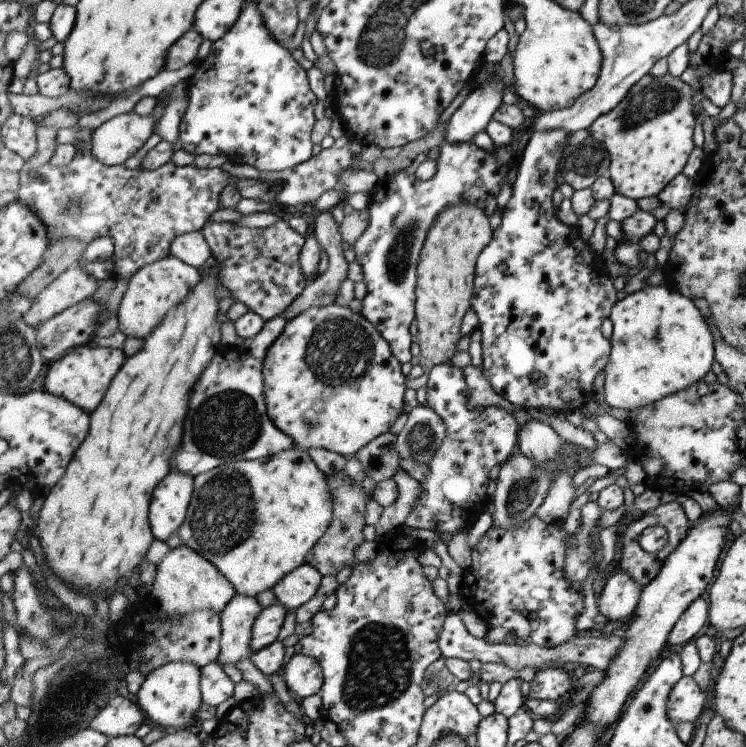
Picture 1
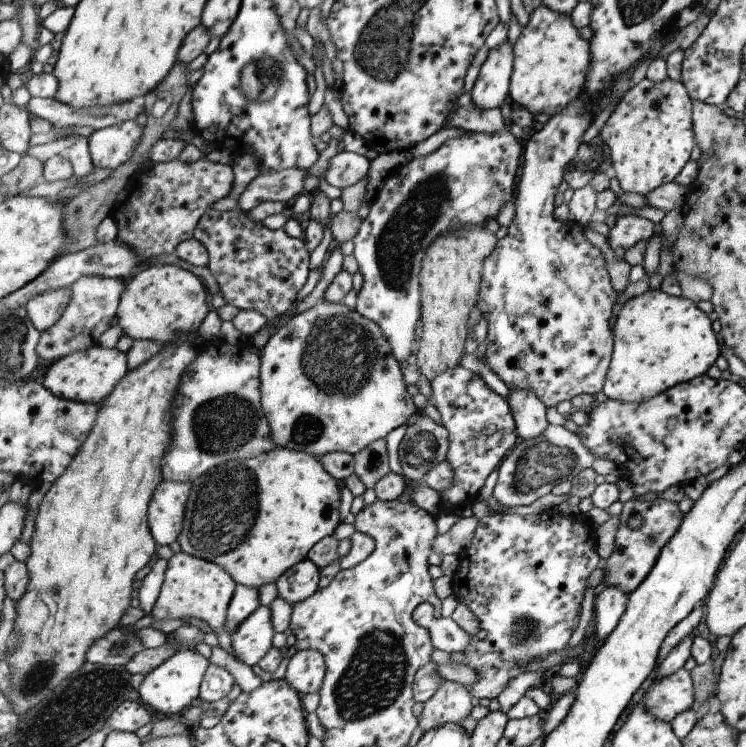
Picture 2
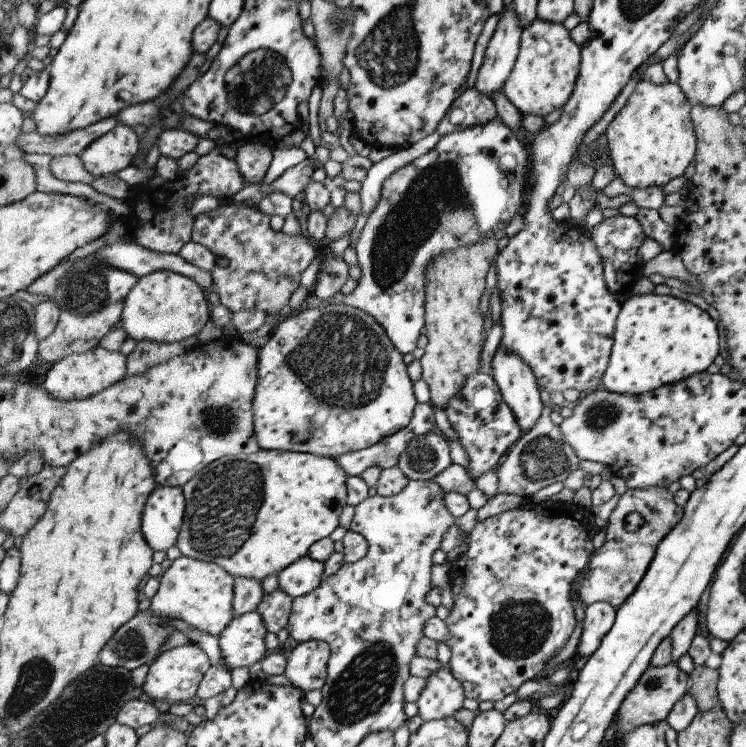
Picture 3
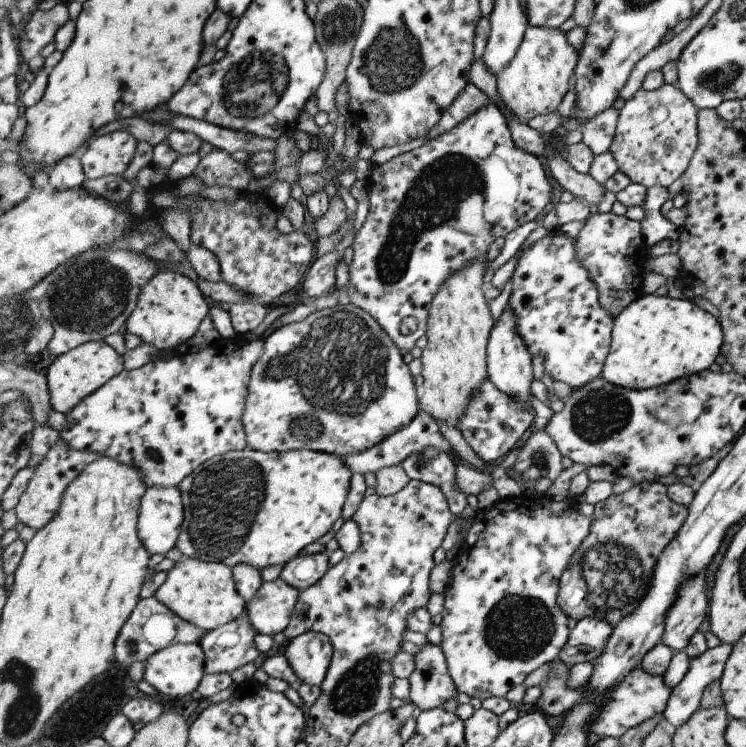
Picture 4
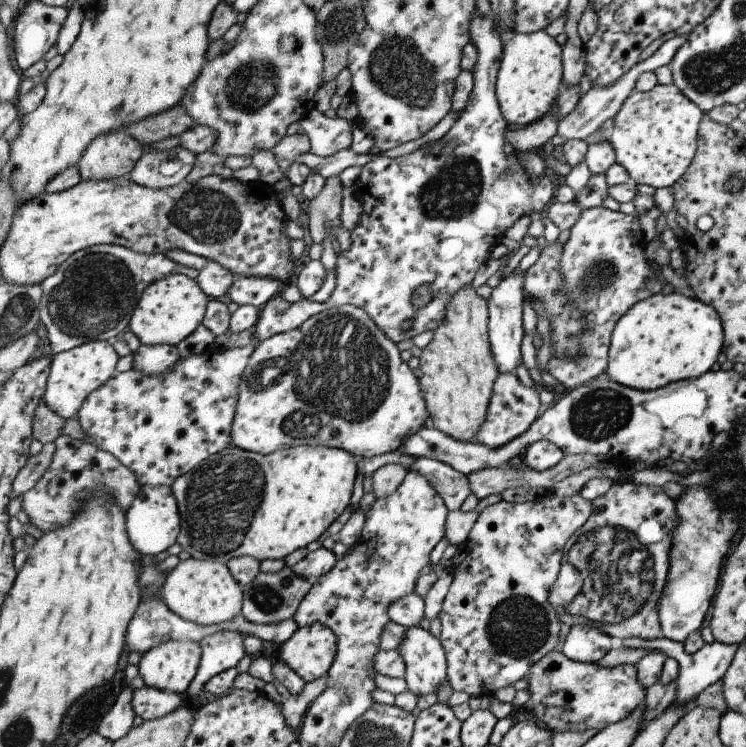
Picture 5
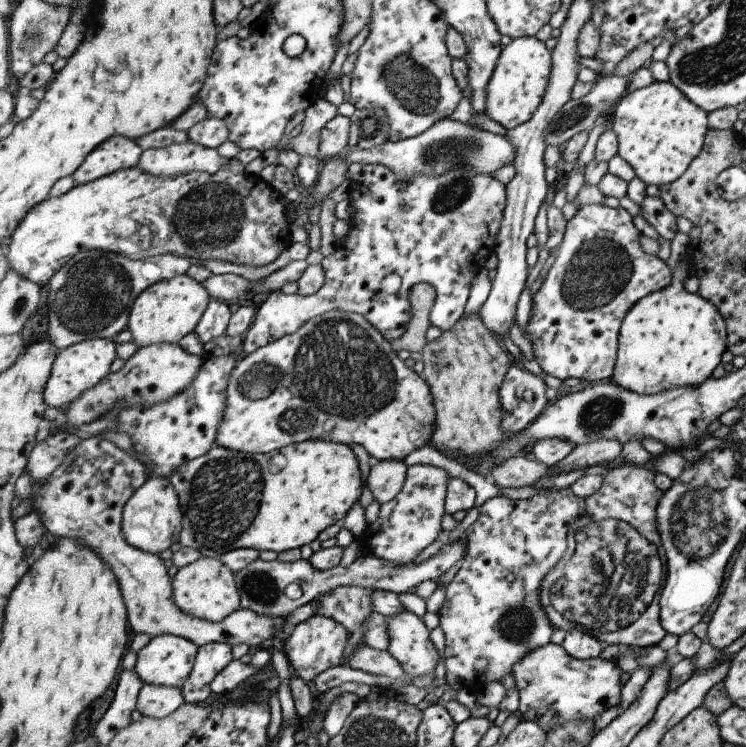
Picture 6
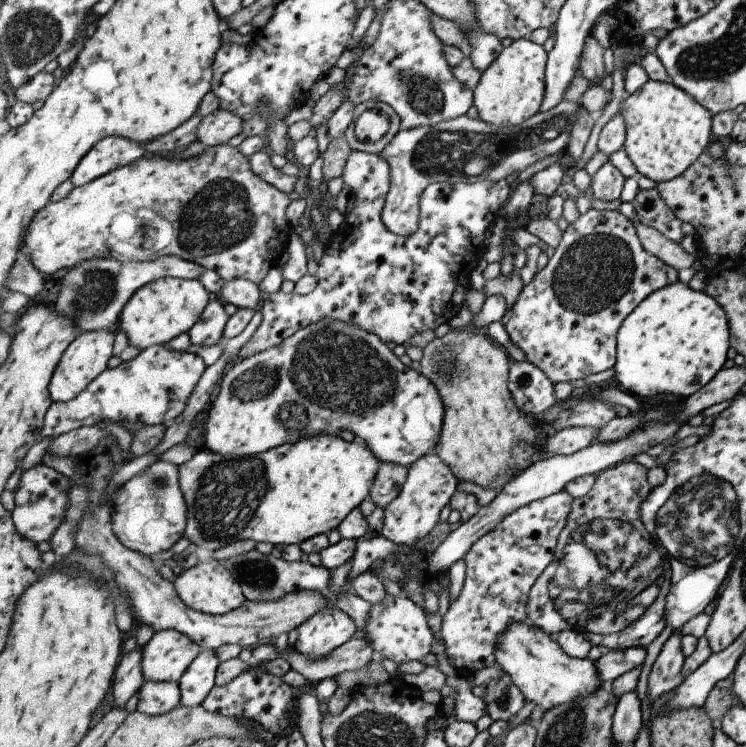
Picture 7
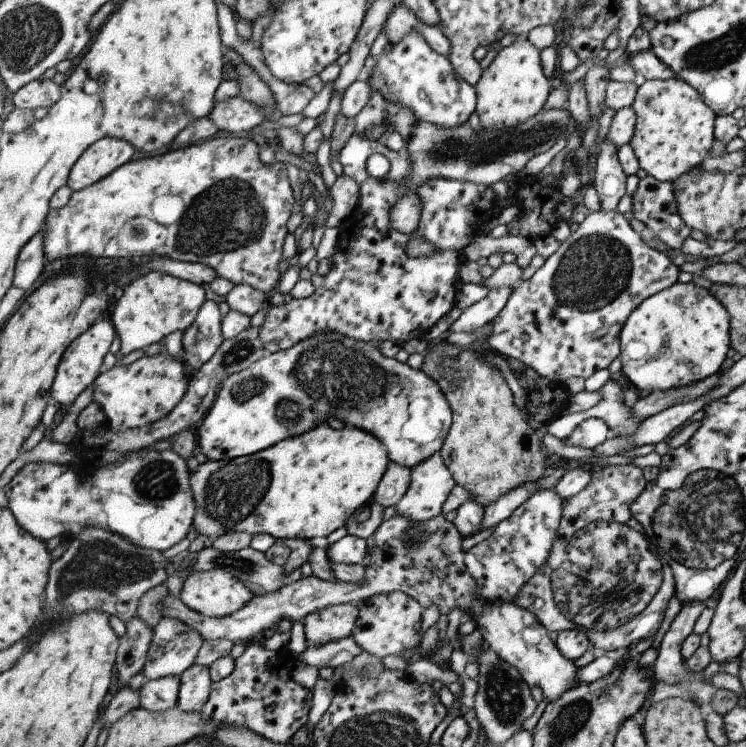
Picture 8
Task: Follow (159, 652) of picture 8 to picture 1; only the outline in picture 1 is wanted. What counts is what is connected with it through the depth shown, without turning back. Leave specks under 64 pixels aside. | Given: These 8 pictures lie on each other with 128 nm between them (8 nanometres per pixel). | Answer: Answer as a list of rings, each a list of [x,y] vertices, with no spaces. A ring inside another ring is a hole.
[[[171,662],[146,674],[136,694],[137,704],[145,714],[146,722],[159,728],[176,730],[189,726],[197,718],[197,712],[204,703],[201,689],[203,679],[203,670],[195,662]]]

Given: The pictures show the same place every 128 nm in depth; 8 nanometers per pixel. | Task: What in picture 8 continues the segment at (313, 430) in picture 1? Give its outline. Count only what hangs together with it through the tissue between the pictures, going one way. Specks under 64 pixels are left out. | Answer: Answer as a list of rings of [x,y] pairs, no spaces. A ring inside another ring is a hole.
[[[319,333],[318,335],[301,341],[290,349],[267,354],[267,356],[263,357],[261,360],[255,362],[255,364],[249,366],[249,368],[235,373],[234,375],[229,375],[229,378],[226,378],[222,382],[215,404],[206,414],[206,417],[197,430],[198,442],[202,452],[201,459],[220,462],[222,460],[240,459],[244,456],[255,455],[290,436],[303,435],[307,430],[318,427],[320,424],[323,424],[323,422],[326,423],[327,418],[333,416],[335,416],[335,418],[341,418],[341,420],[343,420],[345,424],[349,424],[349,426],[359,426],[359,428],[372,432],[388,448],[389,456],[392,457],[393,461],[399,463],[401,466],[409,467],[410,469],[416,467],[418,464],[424,463],[425,460],[440,452],[444,447],[444,442],[448,438],[454,421],[454,412],[450,399],[445,396],[437,380],[429,376],[423,368],[411,368],[409,364],[401,363],[394,357],[385,356],[384,353],[381,352],[378,344],[350,339],[339,333]]]

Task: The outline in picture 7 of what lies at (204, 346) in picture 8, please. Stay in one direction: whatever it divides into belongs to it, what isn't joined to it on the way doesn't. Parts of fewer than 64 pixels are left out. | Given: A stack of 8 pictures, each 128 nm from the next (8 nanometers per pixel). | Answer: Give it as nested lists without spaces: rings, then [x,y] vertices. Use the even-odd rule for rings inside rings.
[[[215,297],[204,310],[201,320],[189,331],[192,344],[199,346],[215,346],[224,340],[224,330],[230,316],[225,312],[225,306]]]

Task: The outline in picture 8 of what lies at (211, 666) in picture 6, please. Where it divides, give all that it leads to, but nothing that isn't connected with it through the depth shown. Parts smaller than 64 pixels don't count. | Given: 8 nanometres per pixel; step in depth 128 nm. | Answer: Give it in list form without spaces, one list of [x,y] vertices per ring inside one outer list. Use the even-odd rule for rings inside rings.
[[[193,665],[182,675],[178,706],[185,712],[201,712],[208,703],[213,688],[210,667]]]

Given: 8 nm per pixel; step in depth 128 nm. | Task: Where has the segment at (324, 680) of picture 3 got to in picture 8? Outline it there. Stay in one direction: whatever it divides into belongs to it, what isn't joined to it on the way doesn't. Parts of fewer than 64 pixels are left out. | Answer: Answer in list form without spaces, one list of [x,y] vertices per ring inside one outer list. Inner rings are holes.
[[[341,603],[312,612],[303,620],[307,646],[320,647],[350,637],[356,627],[359,611],[357,604]]]

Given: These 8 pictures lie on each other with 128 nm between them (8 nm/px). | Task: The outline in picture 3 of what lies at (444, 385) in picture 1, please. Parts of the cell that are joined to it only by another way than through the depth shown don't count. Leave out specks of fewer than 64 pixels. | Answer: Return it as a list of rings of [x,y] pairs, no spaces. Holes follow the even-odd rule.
[[[490,372],[469,376],[469,379],[465,380],[465,387],[461,388],[461,392],[455,398],[449,400],[449,407],[445,411],[452,428],[457,433],[458,441],[468,455],[467,470],[473,480],[491,470],[497,471],[495,466],[499,464],[499,460],[525,434],[516,414],[504,400],[500,385]]]

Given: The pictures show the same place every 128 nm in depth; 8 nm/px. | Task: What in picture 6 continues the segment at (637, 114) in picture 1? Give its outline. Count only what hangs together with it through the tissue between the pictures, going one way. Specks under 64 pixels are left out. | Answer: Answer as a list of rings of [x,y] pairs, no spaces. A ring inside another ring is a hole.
[[[670,80],[666,83],[653,81],[649,86],[628,92],[615,106],[609,125],[618,134],[618,153],[635,168],[636,176],[646,185],[655,184],[657,187],[675,182],[688,171],[692,162],[704,150],[705,139],[711,128],[708,112],[689,100]]]

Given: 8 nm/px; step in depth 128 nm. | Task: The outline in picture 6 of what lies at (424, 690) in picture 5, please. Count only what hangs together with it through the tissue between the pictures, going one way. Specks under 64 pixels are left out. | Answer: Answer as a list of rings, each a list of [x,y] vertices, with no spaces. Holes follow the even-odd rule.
[[[405,609],[398,615],[387,617],[390,643],[388,651],[399,661],[399,664],[411,674],[411,676],[425,676],[433,672],[439,664],[439,652],[435,644],[431,642],[431,625],[428,625],[417,614]]]

